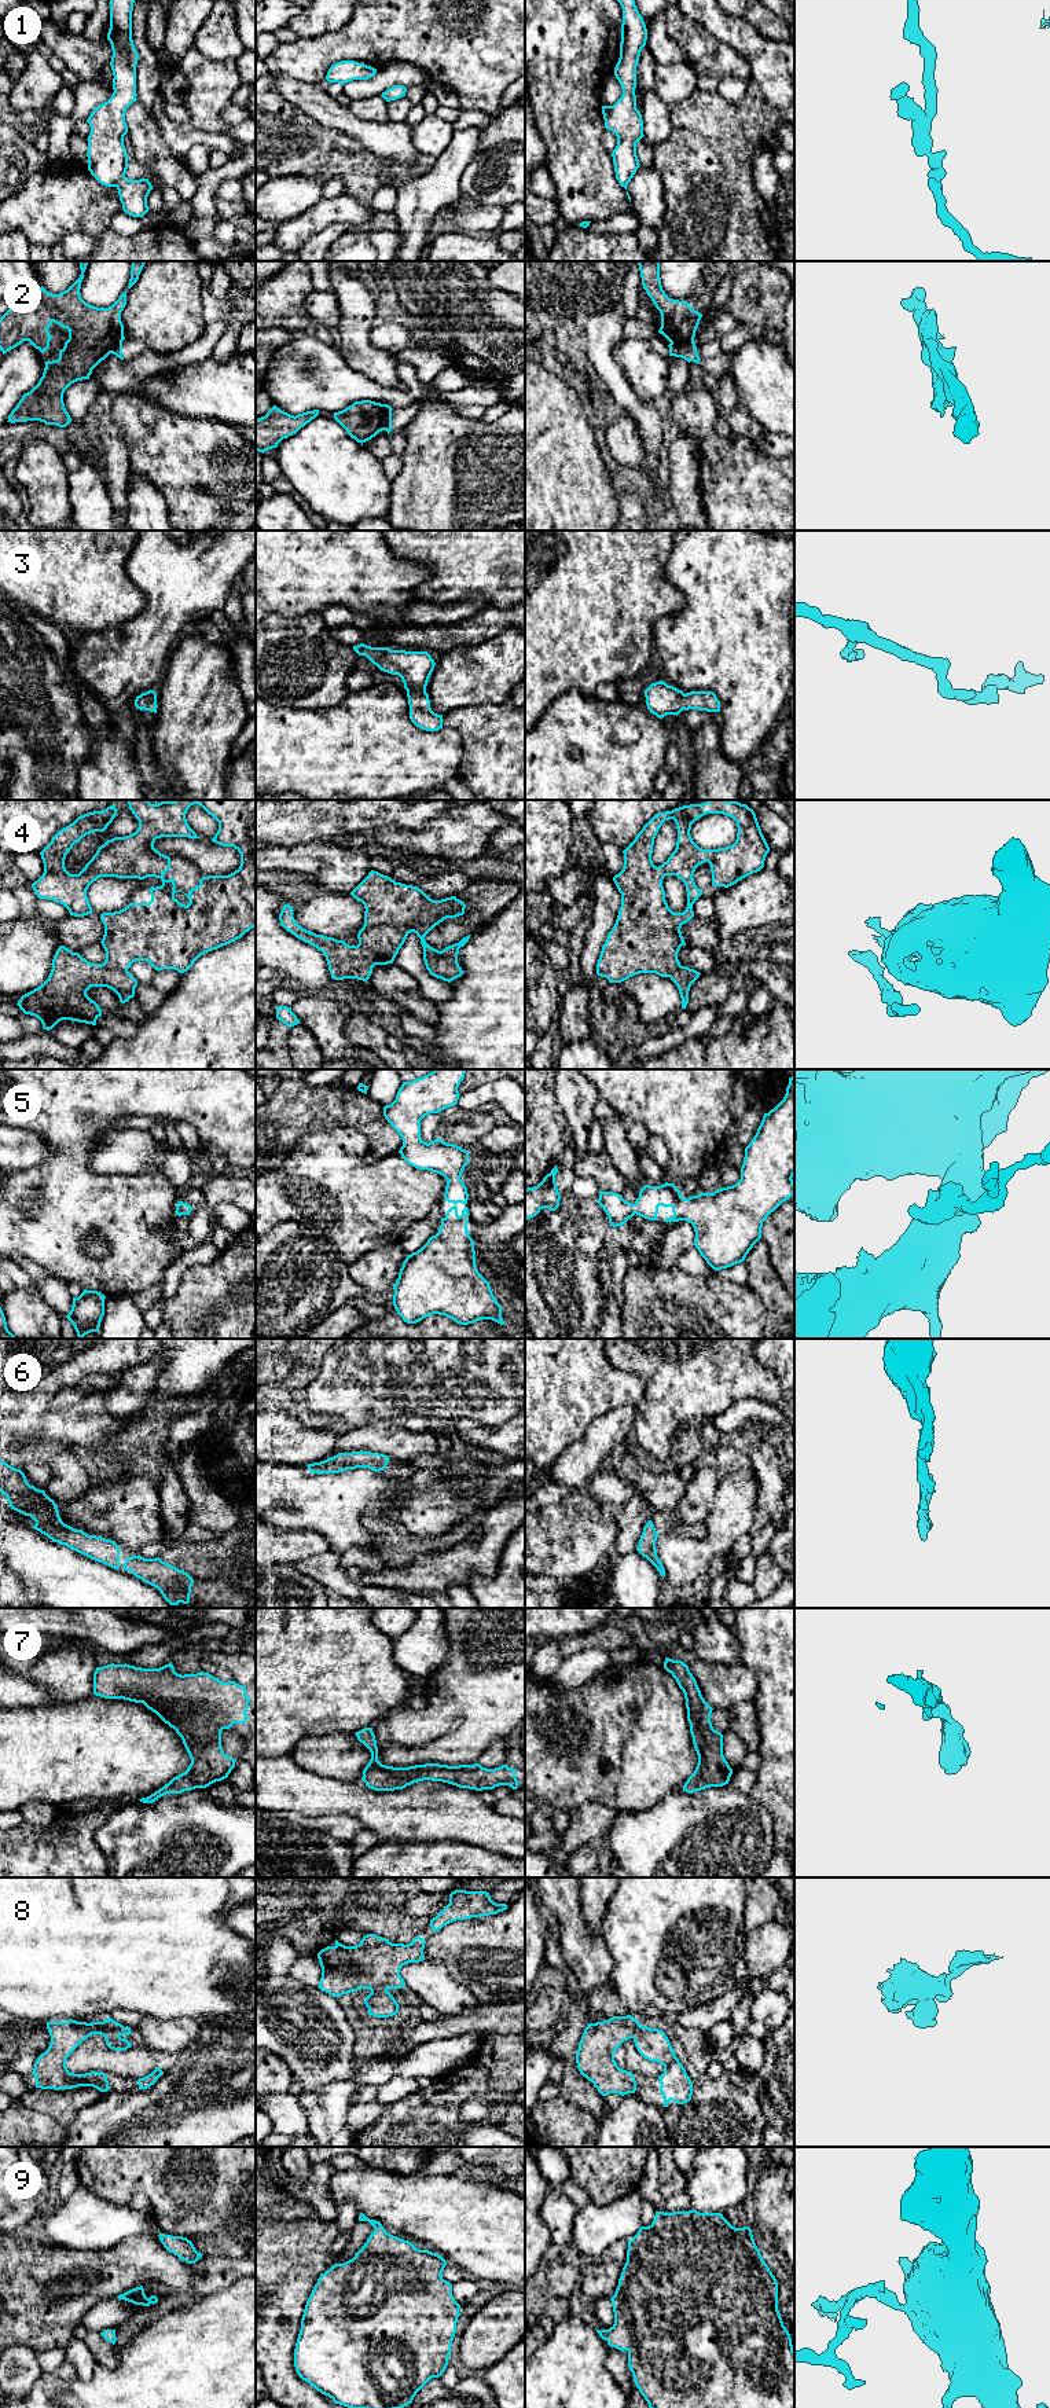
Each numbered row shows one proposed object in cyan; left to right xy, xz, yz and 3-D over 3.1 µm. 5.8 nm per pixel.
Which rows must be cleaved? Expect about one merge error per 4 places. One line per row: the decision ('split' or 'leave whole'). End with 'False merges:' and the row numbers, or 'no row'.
1: leave whole
2: split
3: leave whole
4: split
5: leave whole
6: leave whole
7: leave whole
8: leave whole
9: leave whole
False merges: 2, 4

